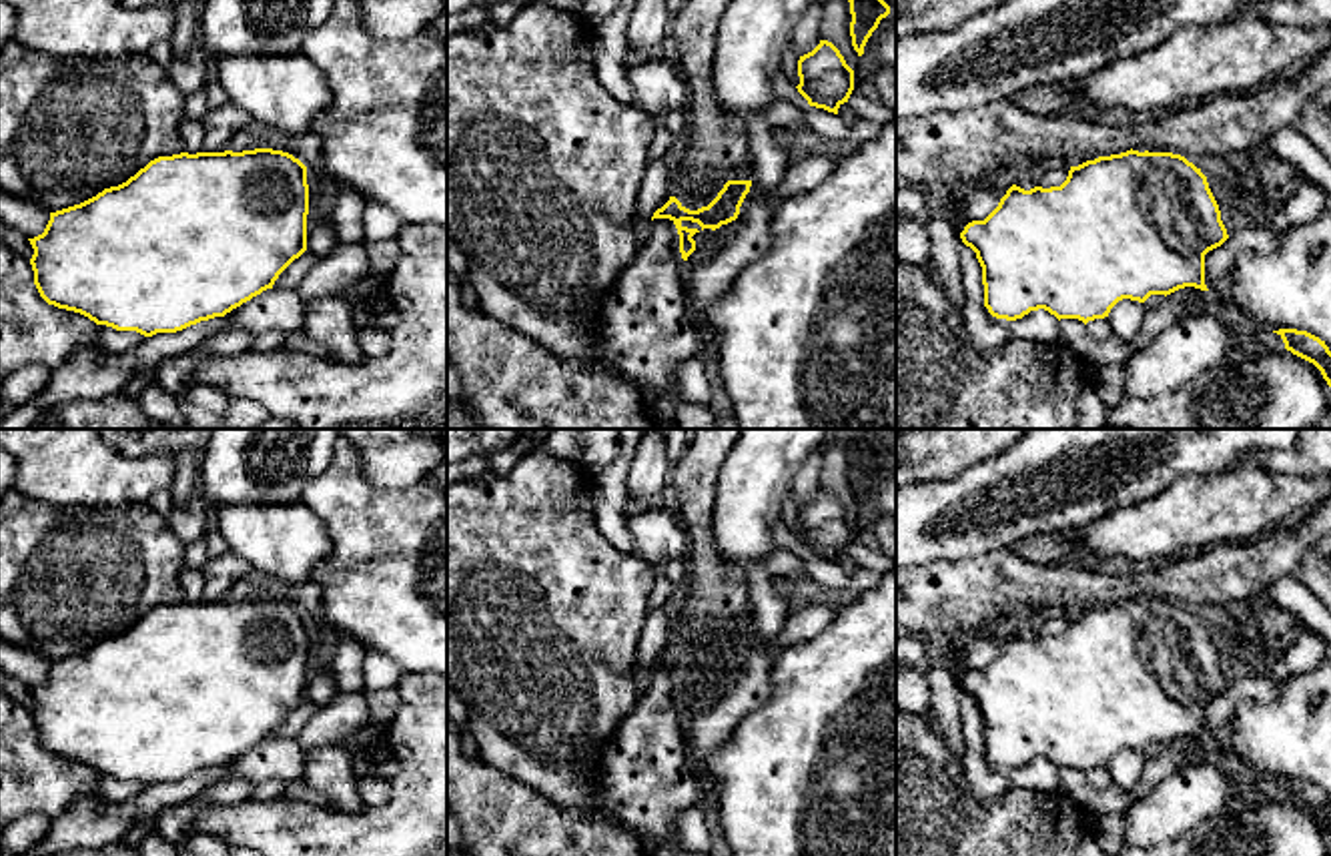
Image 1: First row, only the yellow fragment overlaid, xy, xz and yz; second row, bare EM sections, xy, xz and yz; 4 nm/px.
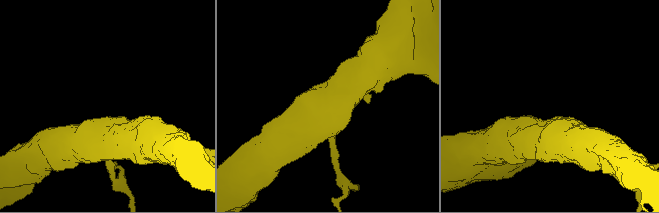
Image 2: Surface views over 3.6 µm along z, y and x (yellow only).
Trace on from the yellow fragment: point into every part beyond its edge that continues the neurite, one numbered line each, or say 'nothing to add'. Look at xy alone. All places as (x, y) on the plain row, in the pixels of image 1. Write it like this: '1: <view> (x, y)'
nothing to add

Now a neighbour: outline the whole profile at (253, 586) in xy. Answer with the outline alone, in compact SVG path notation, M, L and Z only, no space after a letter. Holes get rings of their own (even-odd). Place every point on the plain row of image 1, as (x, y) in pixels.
M251 571L247 577L239 579L227 599L243 601L255 597L283 599L299 607L305 615L317 613L323 607L323 589L317 581L285 581L279 577L269 577L259 571Z

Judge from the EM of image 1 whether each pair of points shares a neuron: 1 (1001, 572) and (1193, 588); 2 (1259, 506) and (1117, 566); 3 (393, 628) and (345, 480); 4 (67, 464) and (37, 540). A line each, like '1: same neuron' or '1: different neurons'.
1: same neuron
2: different neurons
3: same neuron
4: different neurons

